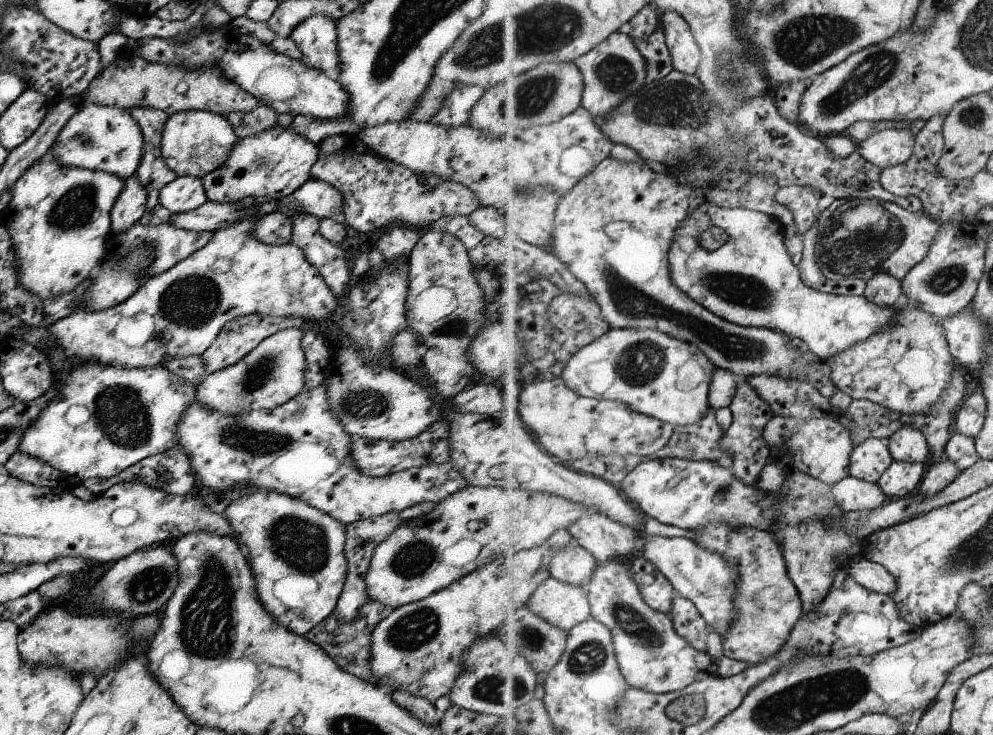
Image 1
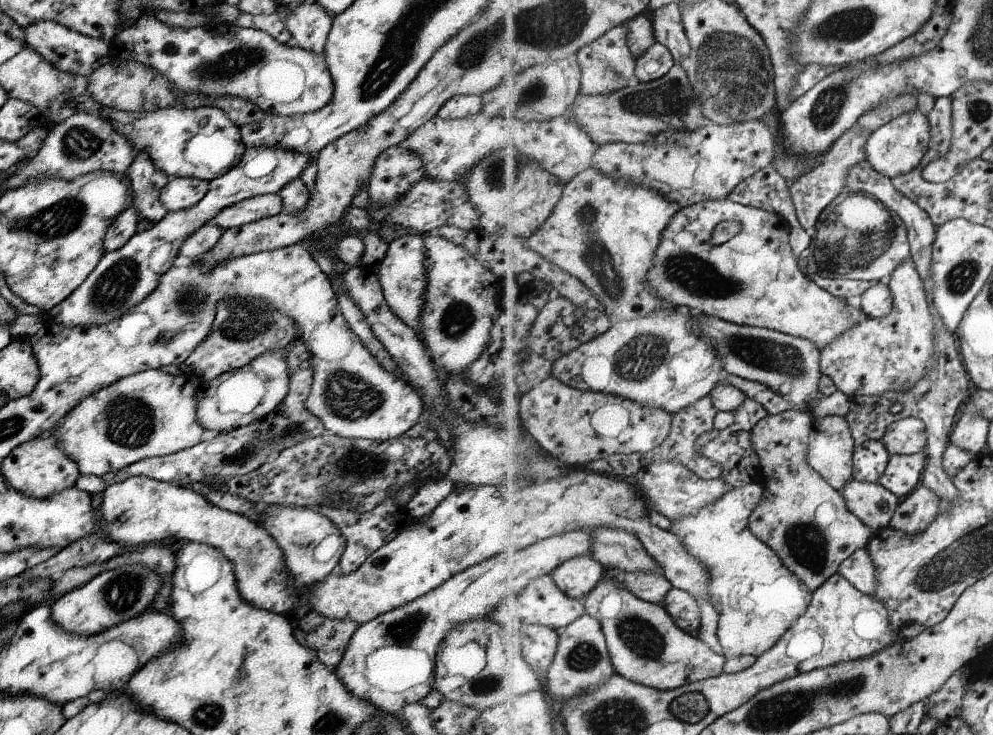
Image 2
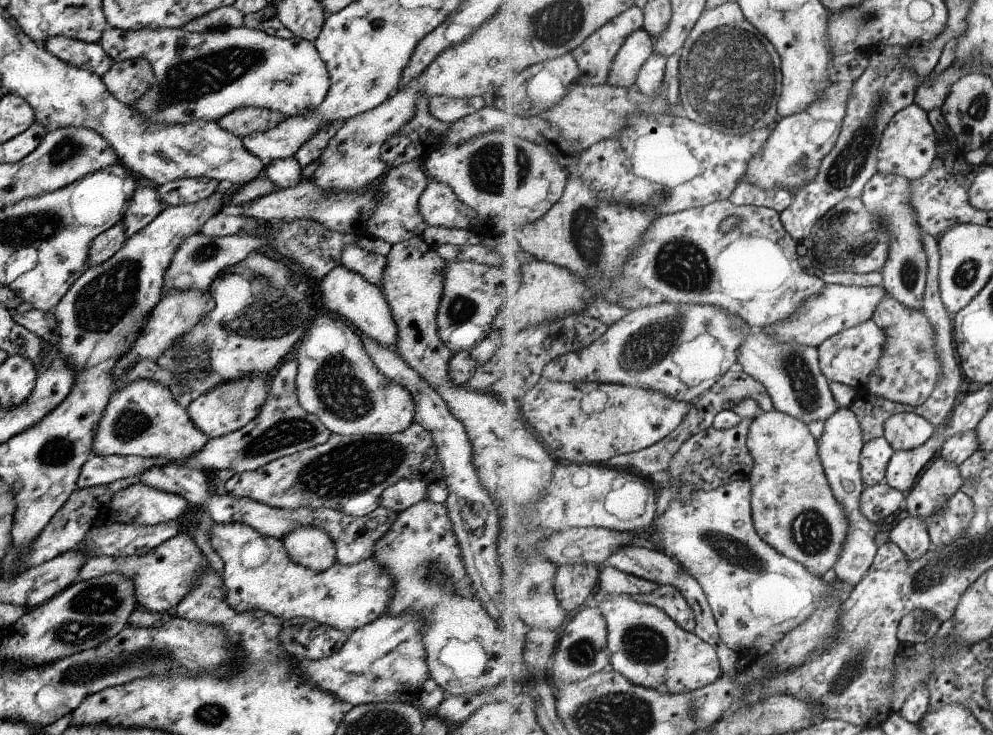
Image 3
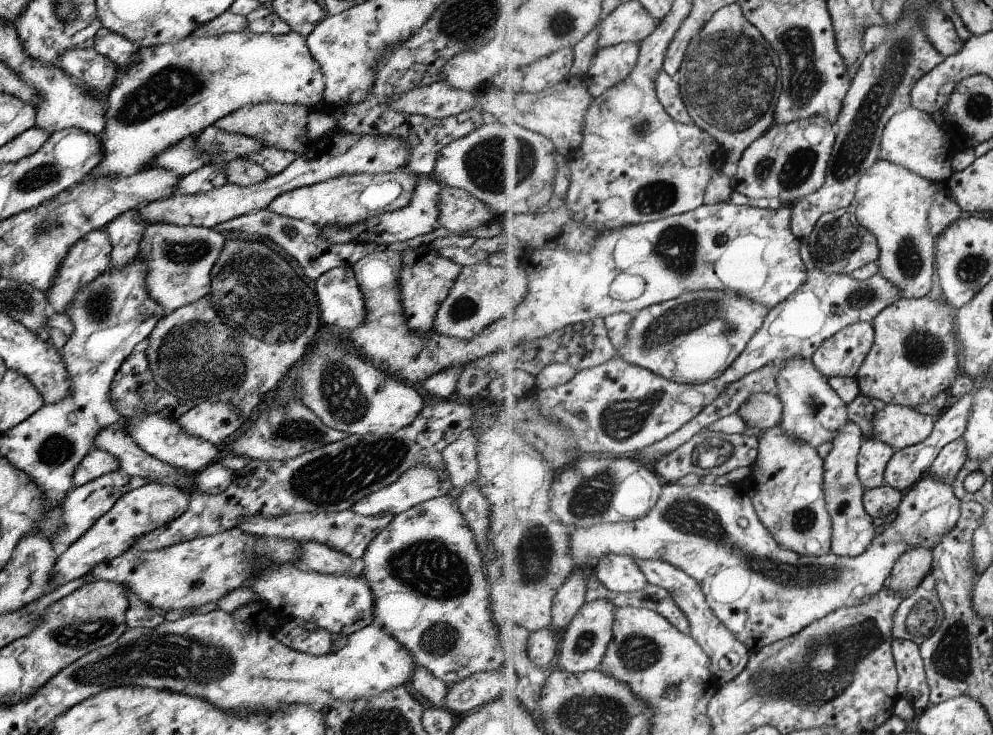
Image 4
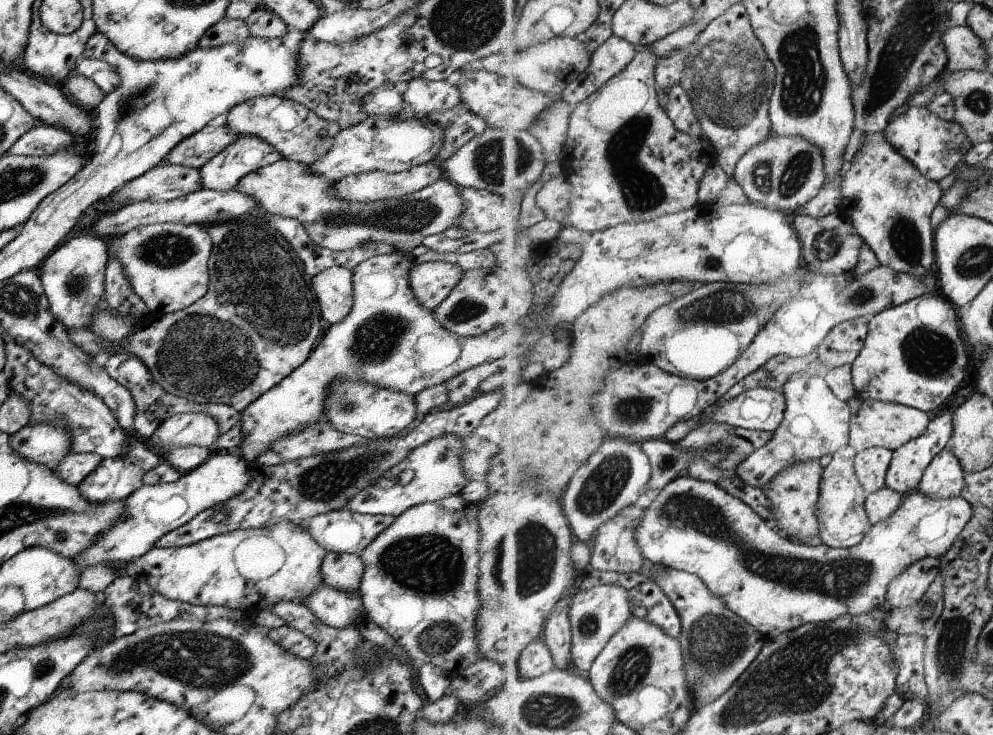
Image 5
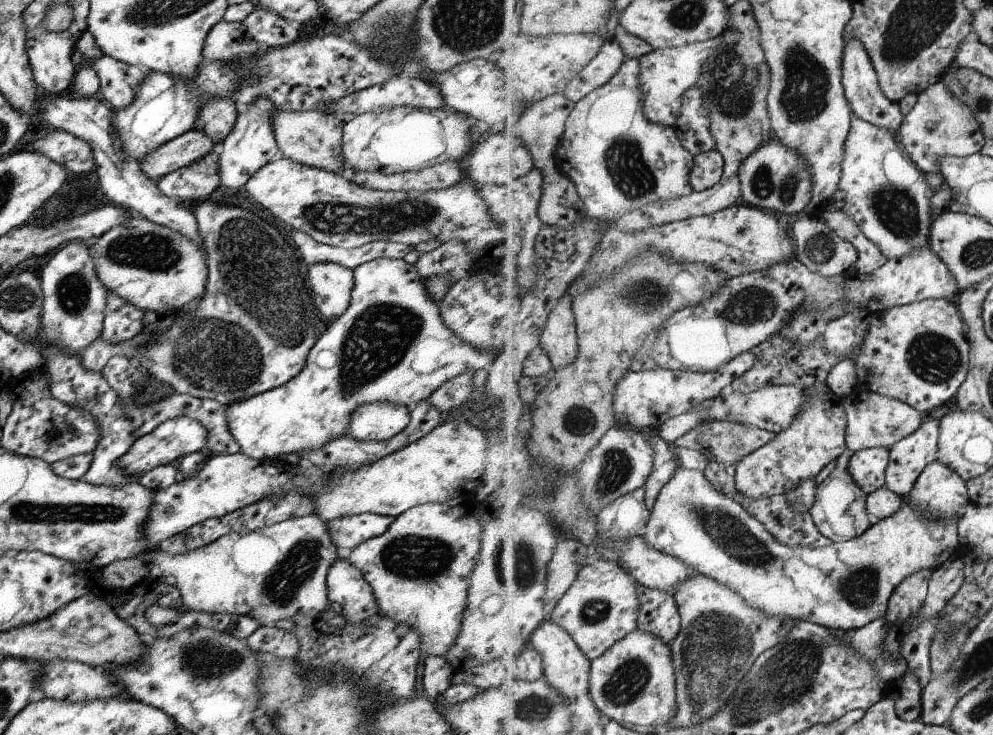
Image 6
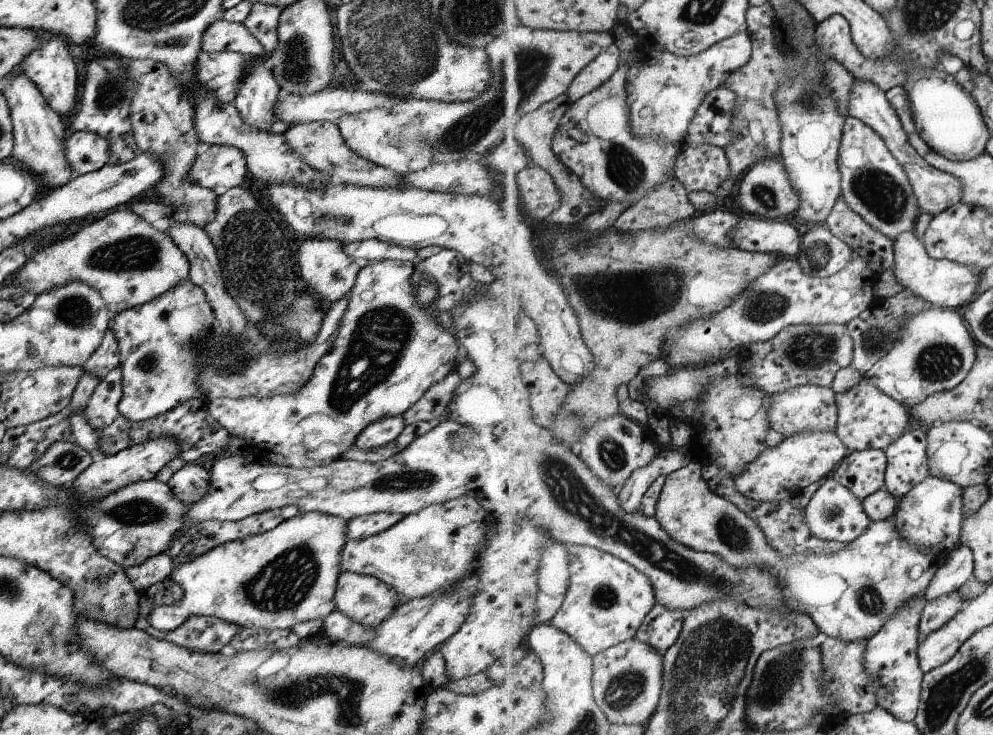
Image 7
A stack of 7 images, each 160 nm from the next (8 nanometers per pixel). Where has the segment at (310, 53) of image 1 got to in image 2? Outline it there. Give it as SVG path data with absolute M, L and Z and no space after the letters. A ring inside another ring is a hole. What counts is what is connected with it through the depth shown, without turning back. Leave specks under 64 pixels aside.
M311 2L290 6L290 9L281 19L289 31L290 43L302 49L313 51L324 62L324 44L331 26L331 16L326 16L324 10L319 5Z

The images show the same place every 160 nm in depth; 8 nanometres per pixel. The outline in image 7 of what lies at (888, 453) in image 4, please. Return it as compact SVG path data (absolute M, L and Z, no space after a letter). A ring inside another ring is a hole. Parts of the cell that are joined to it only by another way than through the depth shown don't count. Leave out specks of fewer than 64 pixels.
M869 449L849 452L832 476L864 500L886 487L887 468L885 450Z

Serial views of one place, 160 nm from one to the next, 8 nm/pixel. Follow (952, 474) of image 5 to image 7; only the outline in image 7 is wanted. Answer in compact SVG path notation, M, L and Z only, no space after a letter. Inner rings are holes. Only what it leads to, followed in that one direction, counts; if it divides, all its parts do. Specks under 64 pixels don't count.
M929 474L921 485L909 492L909 495L900 500L894 520L897 530L905 534L905 538L917 542L917 546L933 550L933 557L939 567L947 562L947 557L960 544L961 528L964 526L965 517L965 488L958 486L947 478Z

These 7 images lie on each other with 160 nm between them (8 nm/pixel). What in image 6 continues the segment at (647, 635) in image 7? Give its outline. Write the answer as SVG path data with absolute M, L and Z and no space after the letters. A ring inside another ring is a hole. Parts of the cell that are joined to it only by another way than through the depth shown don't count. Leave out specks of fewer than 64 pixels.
M638 583L637 594L641 602L638 629L671 644L682 632L682 616L673 593L649 589Z

